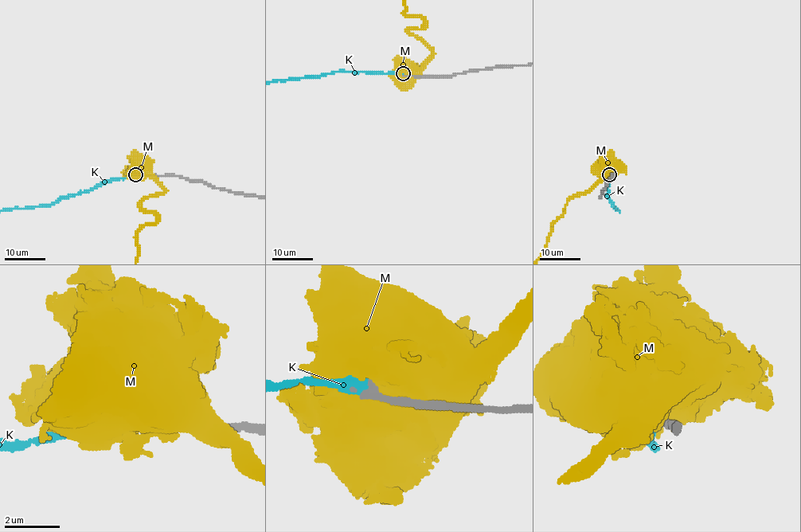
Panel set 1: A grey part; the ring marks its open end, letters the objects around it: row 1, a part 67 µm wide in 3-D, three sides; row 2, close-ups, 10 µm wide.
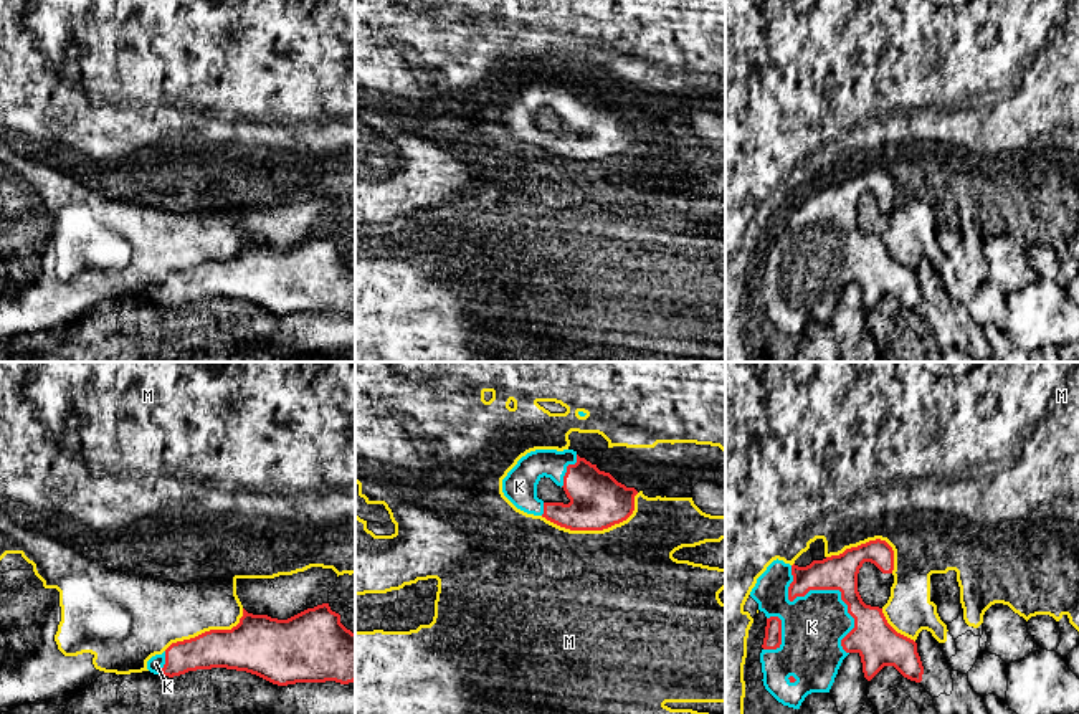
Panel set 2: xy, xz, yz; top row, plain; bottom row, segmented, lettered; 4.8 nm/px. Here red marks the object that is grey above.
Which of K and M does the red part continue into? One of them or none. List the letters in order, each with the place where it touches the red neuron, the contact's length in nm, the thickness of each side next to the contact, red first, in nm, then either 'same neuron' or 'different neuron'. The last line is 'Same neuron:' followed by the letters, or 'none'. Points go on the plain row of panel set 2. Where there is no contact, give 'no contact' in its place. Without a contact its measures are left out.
K: yz (828, 218) | 500 nm | 180/300 nm | same neuron
M: xz (595, 159) | 500 nm | 280/500 nm | different neuron
Same neuron: K

